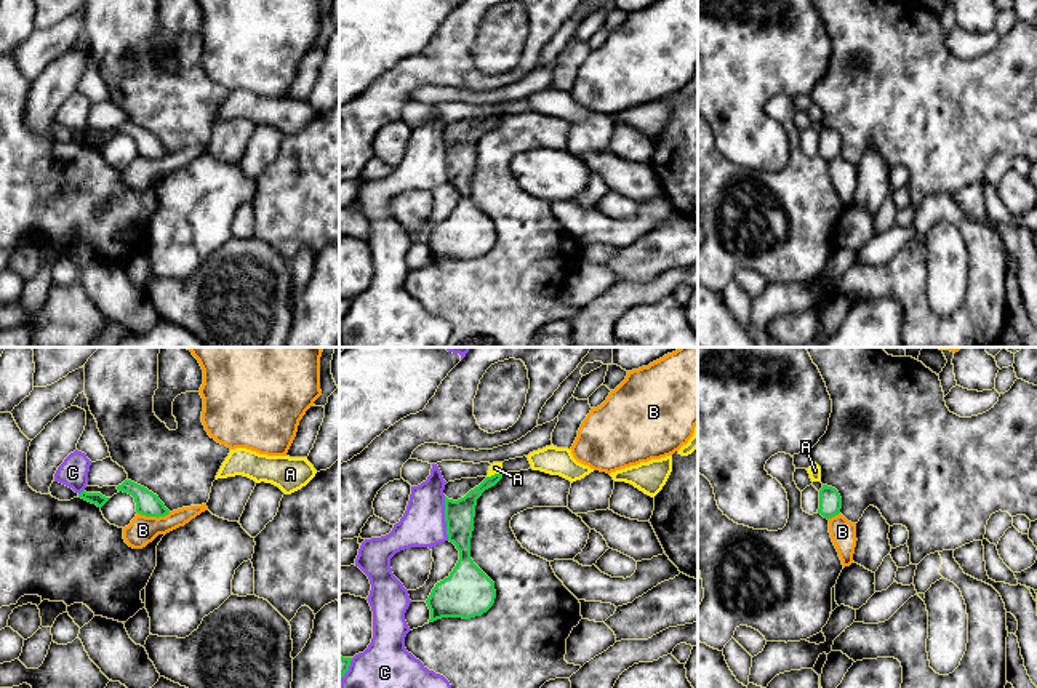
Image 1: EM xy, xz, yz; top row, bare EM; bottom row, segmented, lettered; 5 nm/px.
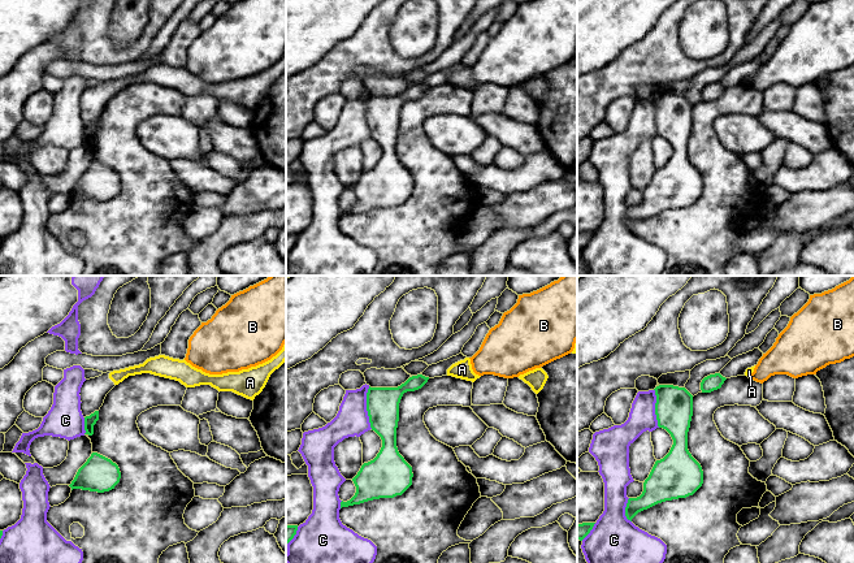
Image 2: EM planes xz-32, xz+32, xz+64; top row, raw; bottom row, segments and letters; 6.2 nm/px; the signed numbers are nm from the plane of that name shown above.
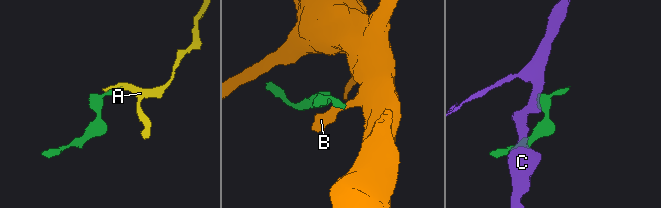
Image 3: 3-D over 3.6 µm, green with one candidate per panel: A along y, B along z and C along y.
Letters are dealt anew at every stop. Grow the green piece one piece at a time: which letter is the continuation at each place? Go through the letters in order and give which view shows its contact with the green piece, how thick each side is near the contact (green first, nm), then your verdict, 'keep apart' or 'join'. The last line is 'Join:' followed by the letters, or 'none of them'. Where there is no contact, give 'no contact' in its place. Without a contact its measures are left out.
A: contact in xz; calibres 130 and 60 nm; keep apart
B: contact in xy; calibres 120 and 140 nm; keep apart
C: contact in xz; calibres 150 and 220 nm; keep apart
Join: none of them

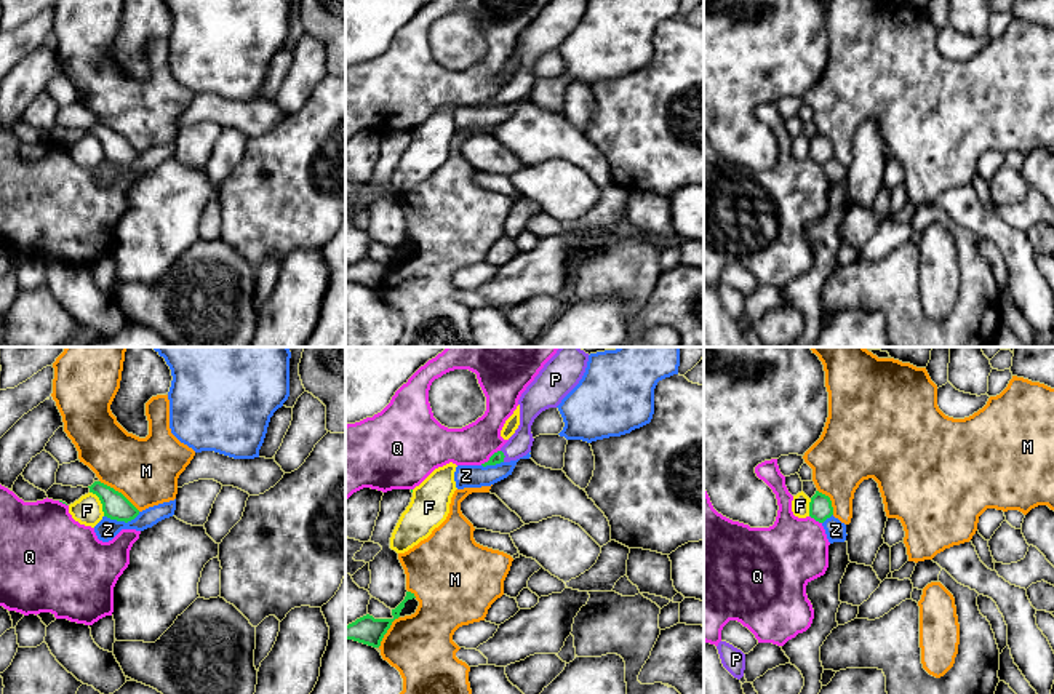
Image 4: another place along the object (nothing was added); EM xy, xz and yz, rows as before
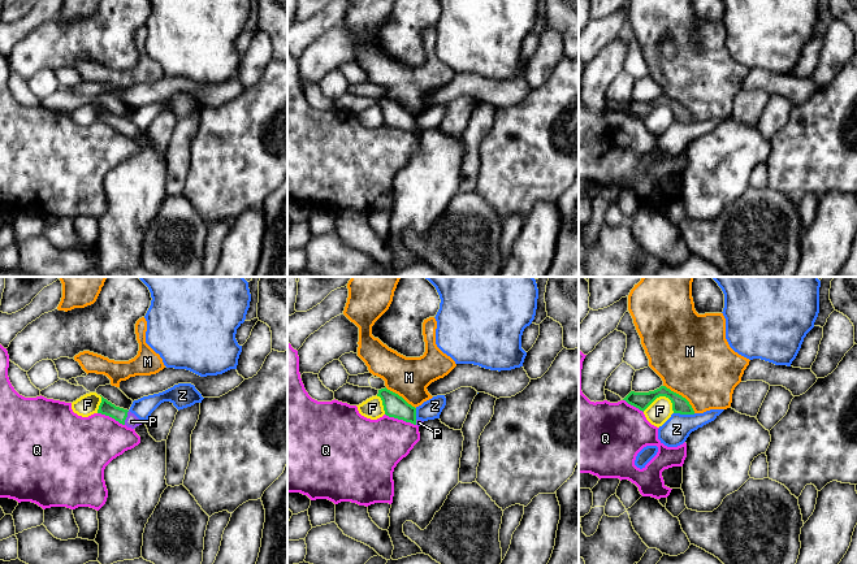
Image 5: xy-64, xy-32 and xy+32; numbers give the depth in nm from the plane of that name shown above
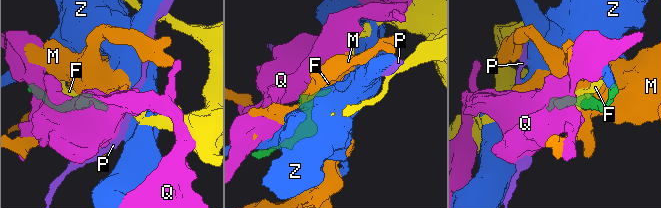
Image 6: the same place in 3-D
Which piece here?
F: contact in xy; calibres 140 and 150 nm; keep apart
M: contact in xy; calibres 140 and 320 nm; keep apart
P: contact in xz; calibres 60 and 120 nm; join
Q: contact in xz; calibres 60 and 200 nm; keep apart
Z: contact in xy; calibres 140 and 110 nm; keep apart
Join: P

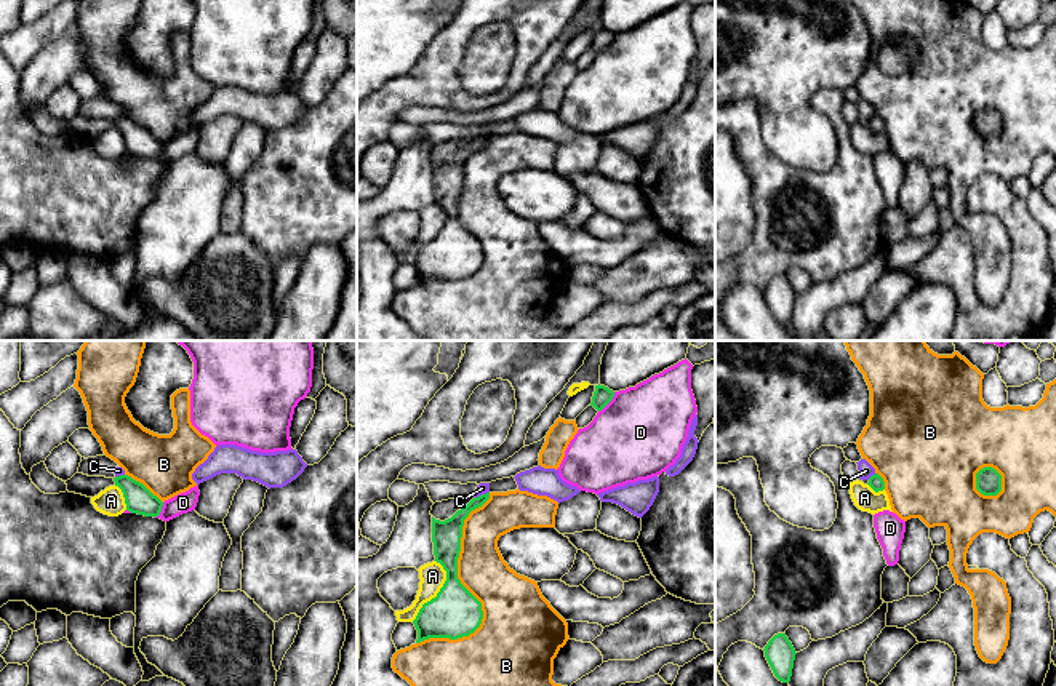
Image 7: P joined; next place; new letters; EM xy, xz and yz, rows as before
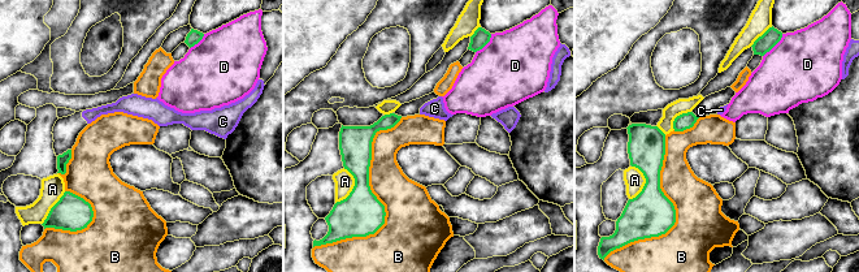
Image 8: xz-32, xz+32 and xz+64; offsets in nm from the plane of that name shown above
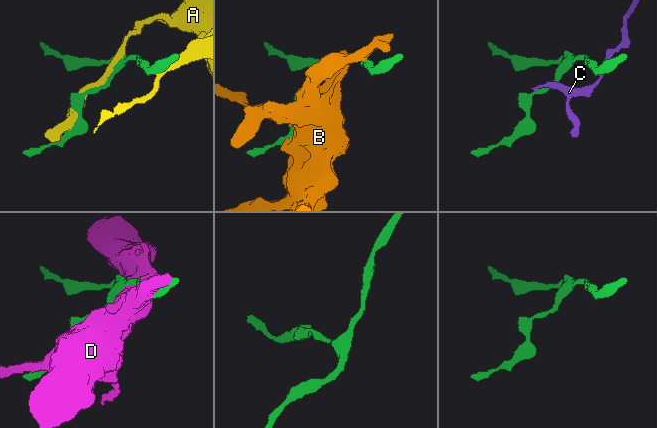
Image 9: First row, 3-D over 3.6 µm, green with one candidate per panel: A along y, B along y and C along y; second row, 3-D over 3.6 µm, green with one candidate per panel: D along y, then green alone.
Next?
A: contact in xz; calibres 260 and 130 nm; keep apart
B: contact in xz; calibres 260 and 320 nm; keep apart
C: contact in xz; calibres 130 and 60 nm; keep apart
D: contact in xz; calibres 90 and 440 nm; keep apart
Join: none of them

